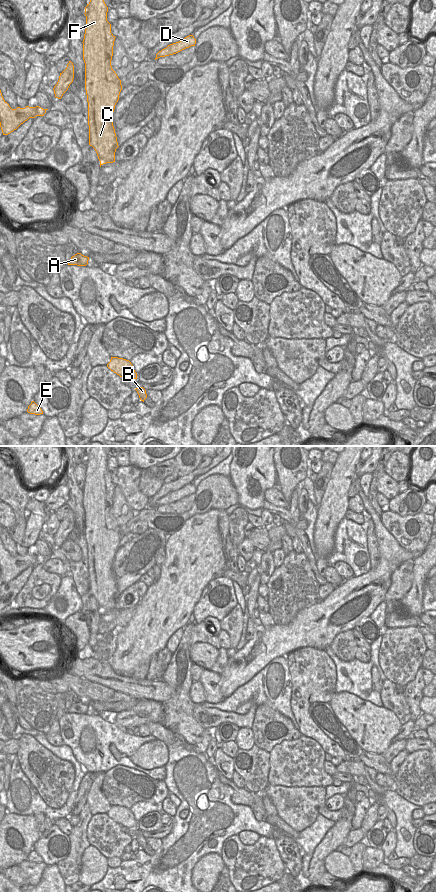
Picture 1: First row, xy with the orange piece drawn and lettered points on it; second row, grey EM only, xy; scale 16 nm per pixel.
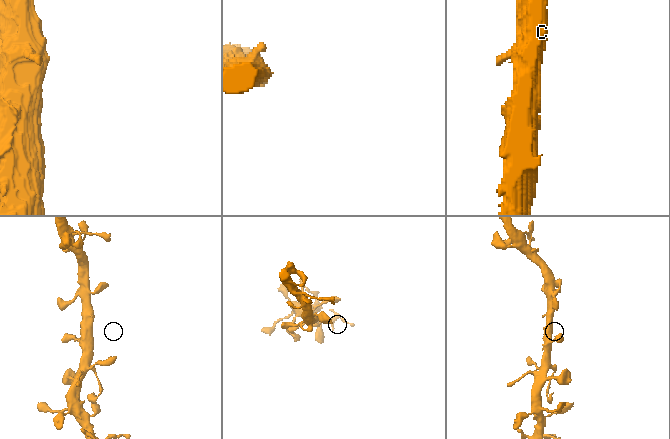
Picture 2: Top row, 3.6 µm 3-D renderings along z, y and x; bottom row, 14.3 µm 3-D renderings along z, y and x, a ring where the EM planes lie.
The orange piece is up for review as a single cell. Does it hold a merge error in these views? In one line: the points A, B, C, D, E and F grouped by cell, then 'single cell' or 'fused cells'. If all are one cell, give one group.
A B C D E F; single cell

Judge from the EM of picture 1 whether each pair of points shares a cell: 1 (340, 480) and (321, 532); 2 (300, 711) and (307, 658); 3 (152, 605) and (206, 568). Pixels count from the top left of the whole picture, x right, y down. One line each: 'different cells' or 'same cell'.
1: same cell
2: same cell
3: same cell

